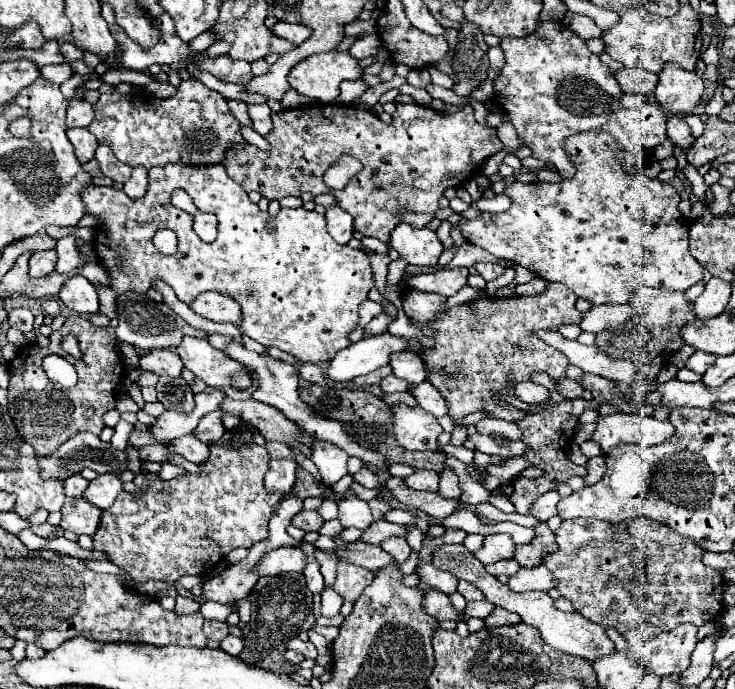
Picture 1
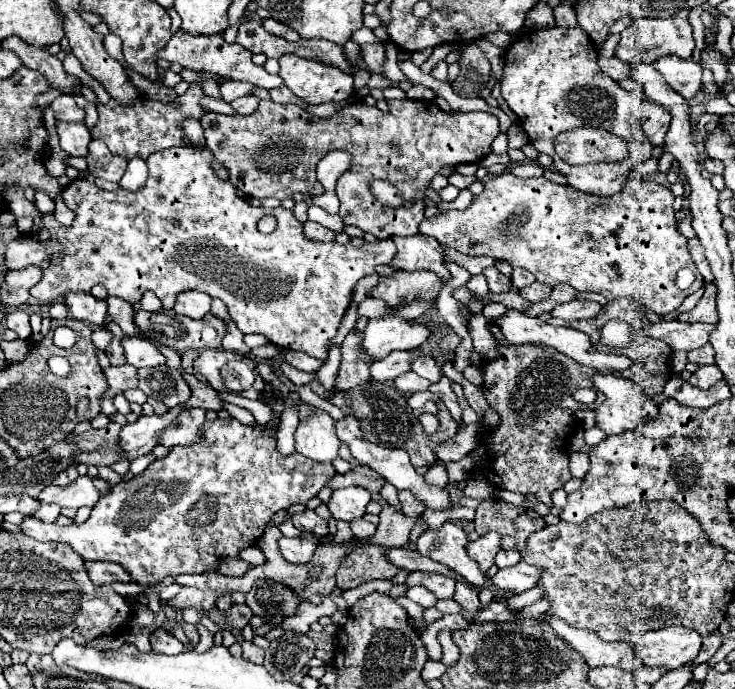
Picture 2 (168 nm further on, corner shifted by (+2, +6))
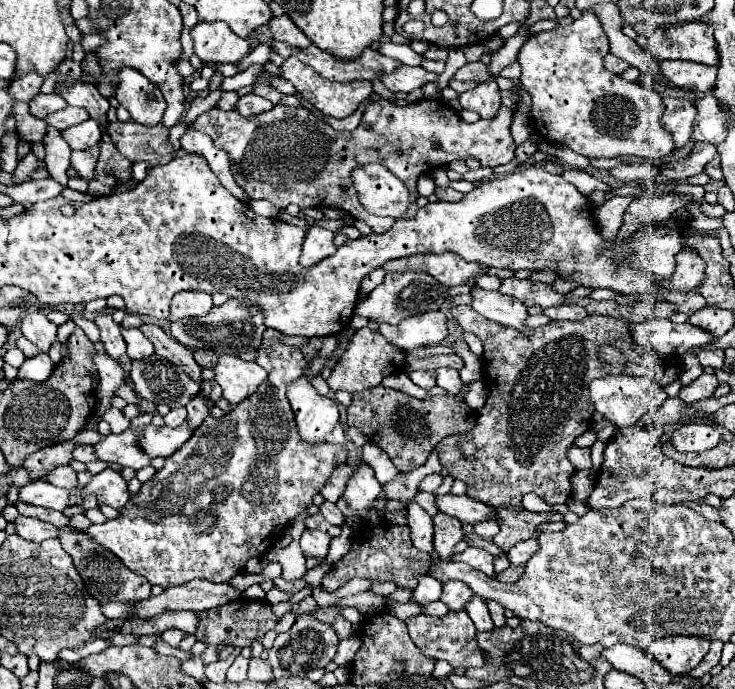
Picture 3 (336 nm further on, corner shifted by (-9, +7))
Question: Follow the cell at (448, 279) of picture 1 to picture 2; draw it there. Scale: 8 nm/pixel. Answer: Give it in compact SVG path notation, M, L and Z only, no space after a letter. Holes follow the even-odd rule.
M394 271L390 277L380 277L378 285L368 291L368 297L382 299L394 309L412 301L434 301L444 283L432 271Z

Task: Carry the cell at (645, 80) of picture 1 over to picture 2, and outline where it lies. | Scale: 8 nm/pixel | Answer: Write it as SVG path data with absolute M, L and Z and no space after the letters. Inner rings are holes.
M600 57L598 59L598 65L602 69L602 73L606 73L608 77L612 77L614 81L622 81L626 77L630 77L630 69L624 61L620 61L618 57L610 57L610 59L604 59Z

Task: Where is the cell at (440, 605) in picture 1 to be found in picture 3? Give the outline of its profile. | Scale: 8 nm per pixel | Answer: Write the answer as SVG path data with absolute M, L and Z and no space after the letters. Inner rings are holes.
M425 576L423 580L419 580L419 586L413 590L413 598L419 604L429 604L429 602L439 600L441 598L441 582L431 576Z

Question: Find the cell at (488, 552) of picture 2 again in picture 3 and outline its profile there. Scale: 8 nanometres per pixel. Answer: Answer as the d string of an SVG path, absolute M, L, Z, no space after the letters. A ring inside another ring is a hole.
M469 546L465 552L455 554L455 560L457 560L457 562L465 562L465 564L469 564L471 568L475 568L475 570L487 574L487 576L495 576L495 572L493 572L493 560L495 560L495 556L489 554L489 552L483 550L483 548Z

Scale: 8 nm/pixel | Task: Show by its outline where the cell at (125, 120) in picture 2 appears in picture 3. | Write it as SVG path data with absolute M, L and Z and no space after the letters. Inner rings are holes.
M135 120L109 122L107 132L117 150L131 162L167 164L175 158L177 148L169 142L169 130L163 124L143 126Z

